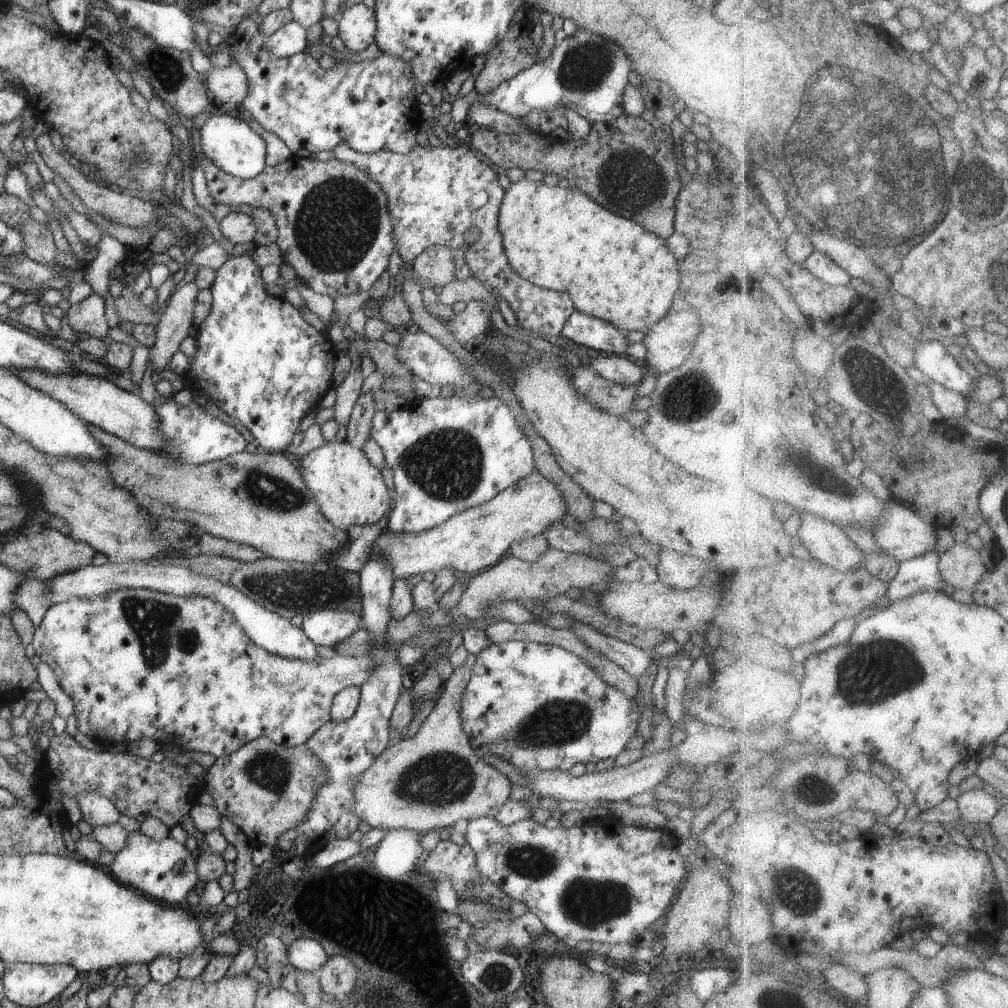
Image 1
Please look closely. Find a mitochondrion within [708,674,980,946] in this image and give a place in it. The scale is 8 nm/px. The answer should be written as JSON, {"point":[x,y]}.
{"point":[800,893]}

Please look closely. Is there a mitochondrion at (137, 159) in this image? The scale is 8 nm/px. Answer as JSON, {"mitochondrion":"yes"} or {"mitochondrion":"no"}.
{"mitochondrion":"yes"}

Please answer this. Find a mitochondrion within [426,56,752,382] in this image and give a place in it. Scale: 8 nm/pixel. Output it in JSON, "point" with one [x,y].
{"point":[622,185]}

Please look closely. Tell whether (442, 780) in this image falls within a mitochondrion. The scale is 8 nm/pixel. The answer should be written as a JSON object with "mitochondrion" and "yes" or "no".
{"mitochondrion":"yes"}

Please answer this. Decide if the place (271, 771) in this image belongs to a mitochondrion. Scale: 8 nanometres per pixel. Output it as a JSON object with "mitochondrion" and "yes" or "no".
{"mitochondrion":"yes"}

